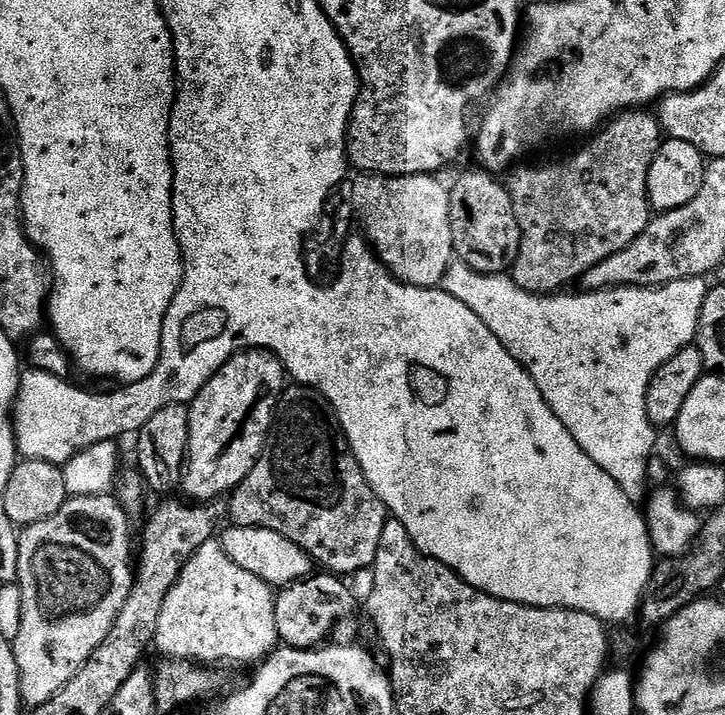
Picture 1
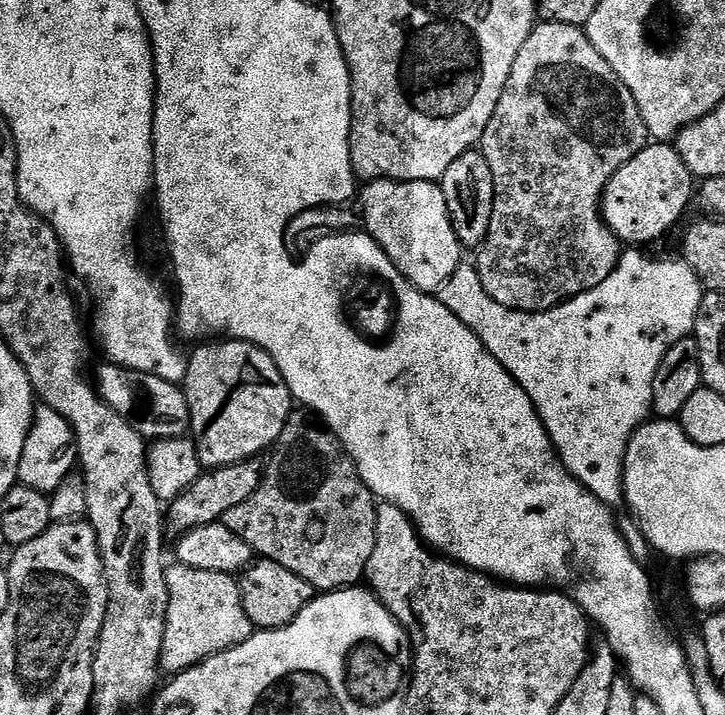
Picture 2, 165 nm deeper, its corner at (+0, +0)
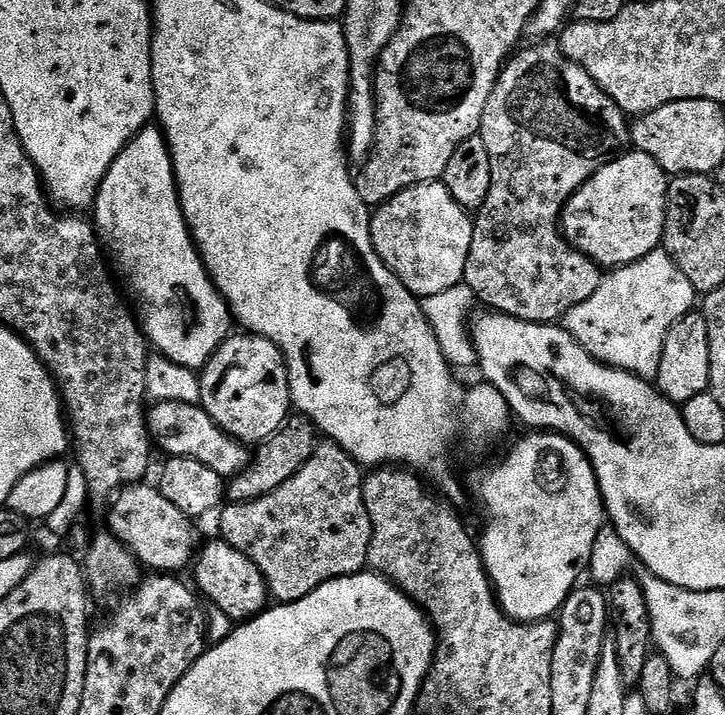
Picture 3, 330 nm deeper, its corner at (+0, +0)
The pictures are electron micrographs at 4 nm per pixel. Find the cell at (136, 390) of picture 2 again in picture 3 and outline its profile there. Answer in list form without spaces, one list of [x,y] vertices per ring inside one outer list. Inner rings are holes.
[[[156,402],[147,409],[148,435],[152,437],[155,447],[160,448],[169,457],[185,456],[194,458],[194,462],[202,462],[202,466],[210,466],[214,474],[218,474],[226,482],[247,468],[250,463],[250,448],[226,434],[206,414],[199,404],[184,402]]]

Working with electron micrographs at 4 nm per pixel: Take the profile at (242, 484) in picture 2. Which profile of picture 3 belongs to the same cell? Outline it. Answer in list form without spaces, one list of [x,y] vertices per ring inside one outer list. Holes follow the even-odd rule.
[[[299,414],[289,415],[282,428],[270,438],[260,441],[248,467],[227,481],[227,499],[233,504],[248,504],[278,490],[278,486],[282,486],[286,478],[294,478],[294,474],[298,474],[298,470],[302,470],[302,466],[310,462],[310,454],[314,454],[317,443],[318,429],[312,419]]]

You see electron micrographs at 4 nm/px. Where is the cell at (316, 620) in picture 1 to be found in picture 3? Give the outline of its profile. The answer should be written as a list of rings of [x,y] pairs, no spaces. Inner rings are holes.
[[[222,538],[215,539],[205,548],[203,545],[195,557],[195,587],[213,609],[228,615],[233,622],[252,620],[269,607],[270,593],[266,578],[262,570],[258,570],[258,566],[254,566],[250,558],[246,558],[246,554],[234,550],[234,546],[230,546]]]

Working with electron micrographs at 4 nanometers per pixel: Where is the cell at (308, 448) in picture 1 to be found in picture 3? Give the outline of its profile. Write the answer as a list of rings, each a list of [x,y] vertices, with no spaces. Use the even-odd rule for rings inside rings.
[[[331,442],[317,443],[314,454],[310,454],[310,462],[306,462],[294,478],[286,478],[278,490],[248,504],[225,503],[218,512],[219,535],[262,570],[273,601],[293,604],[326,582],[365,571],[372,541],[372,523],[370,514],[366,514],[364,478],[361,465],[344,448]]]

